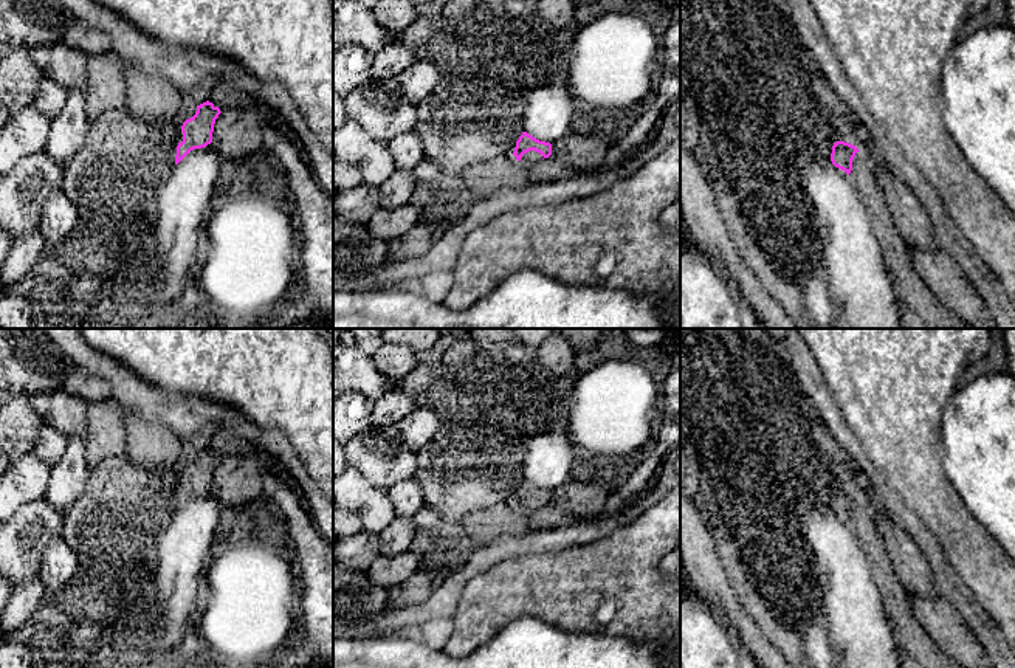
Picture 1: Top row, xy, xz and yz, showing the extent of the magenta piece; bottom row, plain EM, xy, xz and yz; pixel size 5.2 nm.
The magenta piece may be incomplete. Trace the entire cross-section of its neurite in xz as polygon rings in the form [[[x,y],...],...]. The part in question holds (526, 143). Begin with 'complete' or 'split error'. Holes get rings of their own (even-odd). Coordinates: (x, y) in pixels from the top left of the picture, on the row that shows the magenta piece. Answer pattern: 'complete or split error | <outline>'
split error | [[[522,132],[519,139],[516,141],[516,147],[513,155],[518,161],[521,161],[525,167],[530,167],[541,161],[542,158],[549,158],[552,155],[552,144],[545,141],[539,141]]]

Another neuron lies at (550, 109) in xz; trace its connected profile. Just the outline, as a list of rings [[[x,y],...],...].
[[[553,82],[532,90],[522,116],[524,132],[553,144],[572,132],[578,101],[564,82]]]

